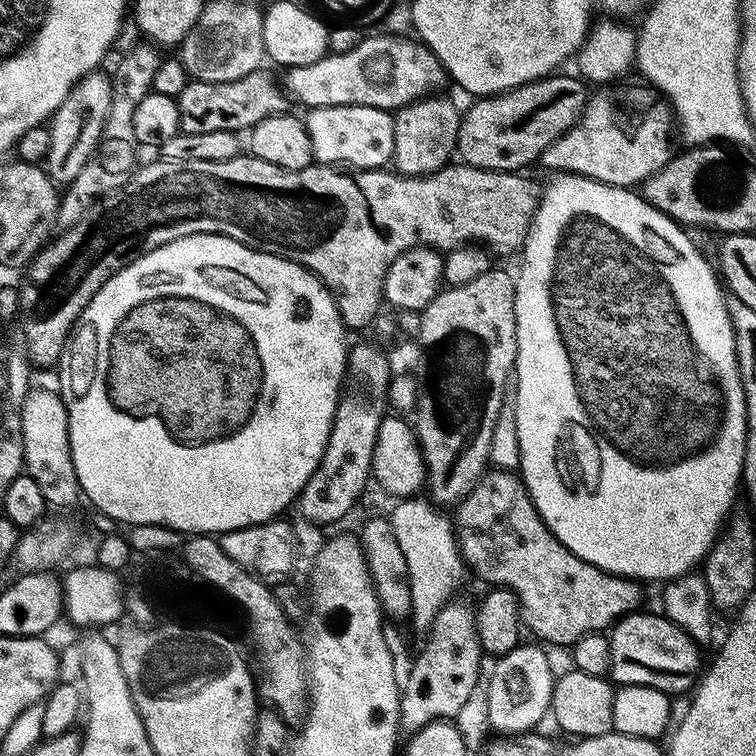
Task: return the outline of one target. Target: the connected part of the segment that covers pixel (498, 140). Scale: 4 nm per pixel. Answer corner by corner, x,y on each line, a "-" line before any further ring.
560,75
531,80
521,88
477,99
472,102
476,104
465,107
456,139
459,159
488,172
520,172
527,164
535,165
546,146
580,121
588,104
590,92
584,89
585,81
575,75

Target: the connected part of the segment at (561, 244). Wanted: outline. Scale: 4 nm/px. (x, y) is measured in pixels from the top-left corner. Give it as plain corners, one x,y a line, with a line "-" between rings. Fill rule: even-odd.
556,174
556,175
553,175
553,176
552,176
552,177
551,177
551,179
552,179
552,181
550,181
550,182
549,182
549,184
548,184
548,185
547,185
547,184
546,184
546,183
545,183
545,184
544,184
544,185
543,185
543,188
542,188
542,195
541,195
541,196
540,196
540,197
539,197
539,200
538,200
538,203
537,203
537,205
536,205
536,216
535,216
535,217
534,217
534,219
533,219
533,220
532,220
532,225
531,225
531,226
530,226
530,230
529,230
529,231
528,231
528,237
527,237
527,238
526,238
526,239
524,239
524,247
523,247
523,249
522,249
522,257
523,257
523,256
524,256
524,261
522,261
522,262
521,262
521,264
520,264
520,276
519,276
519,272
518,272
518,275
517,275
517,276
516,276
516,277
515,277
515,282
516,282
516,297
515,297
515,298
514,298
514,314
515,314
515,315
516,315
516,367
515,367
515,369
514,369
514,388
515,388
515,384
516,384
516,401
514,401
514,407
515,407
515,410
516,410
516,425
517,425
517,426
518,426
518,446
519,446
519,447
520,447
520,467
519,467
519,469
518,469
518,472
519,472
519,475
520,475
520,476
521,476
521,477
522,477
522,479
523,479
523,482
524,482
524,485
525,485
525,486
526,486
526,490
527,490
527,491
528,491
528,493
529,493
529,494
530,494
530,498
531,498
531,499
532,499
532,501
533,501
533,502
534,502
534,506
535,506
535,507
536,507
536,509
537,509
537,510
538,510
538,514
539,514
539,515
540,515
540,517
541,517
541,518
542,518
542,519
544,519
544,525
546,525
546,527
548,527
548,529
549,529
549,530
551,530
551,531
552,531
552,533
553,533
553,534
554,534
554,538
558,538
558,542
562,542
562,546
566,546
566,550
570,550
570,551
571,551
571,552
572,552
572,553
573,553
573,554
575,554
575,555
576,555
576,556
577,556
577,557
578,557
578,558
582,558
582,559
583,559
583,560
585,560
585,561
586,561
586,562
590,562
590,563
591,563
591,564
593,564
593,565
594,565
594,566
595,566
595,567
596,567
596,568
600,568
600,569
601,569
601,570
602,570
602,571
603,571
603,572
609,572
609,573
610,573
610,574
614,574
614,575
615,575
615,576
624,576
624,577
626,577
626,579
628,579
628,580
635,580
635,581
637,581
637,582
645,582
645,581
644,581
644,580
660,580
660,581
659,581
659,582
667,582
667,581
669,581
669,580
676,580
676,579
677,579
677,578
678,578
678,577
680,577
680,576
687,576
687,575
688,575
688,573
689,573
689,572
691,572
691,571
693,571
693,569
695,569
695,568
696,568
696,567
697,567
697,565
699,565
699,564
700,564
700,563
701,563
701,561
703,561
703,559
704,559
704,556
705,556
705,554
706,554
706,553
708,553
708,551
709,551
709,550
711,550
711,548
712,548
712,546
713,546
713,544
715,544
715,542
716,542
716,538
717,538
717,536
719,536
719,535
720,535
720,529
721,529
721,528
723,528
723,527
724,527
724,525
725,525
725,523
726,523
726,521
727,521
727,519
728,519
728,517
729,517
729,515
730,515
730,513
731,513
731,512
732,512
732,511
733,511
733,508
734,508
734,505
732,505
732,503
734,503
734,502
735,502
735,500
736,500
736,488
737,488
737,492
738,492
738,489
739,489
739,488
740,488
740,487
741,487
741,484
742,484
742,481
741,481
741,479
740,479
740,475
741,475
741,474
742,474
742,454
743,454
743,453
744,453
744,451
745,451
745,450
746,450
746,400
745,400
745,399
744,399
744,398
742,398
742,380
741,380
741,379
740,379
740,378
738,378
738,362
737,362
737,361
736,361
736,351
735,351
735,350
734,350
734,330
733,330
733,329
732,329
732,327
731,327
731,326
730,326
730,322
729,322
729,321
728,321
728,306
727,306
727,303
726,303
726,292
725,292
725,289
724,289
724,288
723,288
723,287
722,287
722,284
721,284
721,281
720,281
720,280
719,280
719,279
718,279
718,272
717,272
717,269
716,269
716,268
715,268
715,267
713,267
713,265
712,265
712,268
713,268
713,269
712,269
712,268
711,268
711,266
710,266
710,265
708,265
708,260
707,260
707,258
706,258
706,257
704,257
704,256
703,256
703,254
702,254
702,253
700,253
700,252
699,252
699,250
698,250
698,249
696,249
696,248
695,248
695,246
694,246
694,245
692,245
692,240
691,240
691,238
690,238
690,237
688,237
688,236
687,236
687,234
686,234
686,233
684,233
684,232
687,232
687,231
685,231
685,229
684,229
684,228
683,228
683,227
681,227
681,225
679,225
679,224
677,224
677,223
676,223
676,221
674,221
674,220
671,220
671,218
670,218
670,217
668,217
668,216
667,216
667,215
666,215
666,214
662,214
662,213
661,213
661,212
659,212
659,211
658,211
658,209
657,209
657,208
655,208
655,206
653,206
653,205
652,205
652,204
649,204
649,203
648,203
648,201
647,201
647,200
645,200
645,199
644,199
644,197
643,197
643,195
641,195
641,193
640,193
640,192
639,192
639,191
636,191
636,190
633,190
633,189
632,189
632,188
615,188
615,187
614,187
614,186
613,186
613,184
603,184
603,183
602,183
602,182
598,182
598,181
597,181
597,180
591,180
591,179
590,179
590,178
586,178
586,177
585,177
585,176
573,176
573,175
571,175
571,174

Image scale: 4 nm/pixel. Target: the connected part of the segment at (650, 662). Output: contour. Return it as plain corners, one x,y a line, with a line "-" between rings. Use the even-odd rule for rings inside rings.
644,611
629,612
610,629
607,675
611,683
616,686
650,686
669,694
691,693
702,672
701,645
691,640
678,625
670,622
663,614
651,616

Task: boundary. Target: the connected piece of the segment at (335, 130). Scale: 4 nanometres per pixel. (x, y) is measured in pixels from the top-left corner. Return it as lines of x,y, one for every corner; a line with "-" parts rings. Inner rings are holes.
355,104
313,108
307,115
312,155
319,163
363,170
383,168
391,161
394,150
394,116
391,111

